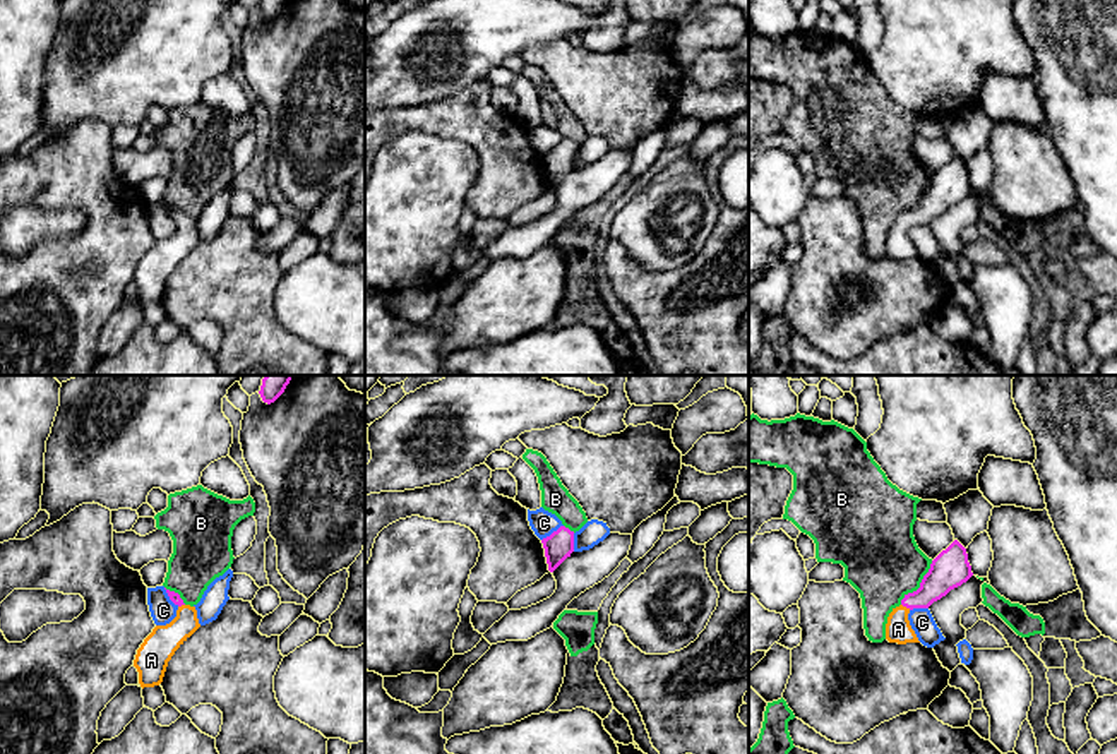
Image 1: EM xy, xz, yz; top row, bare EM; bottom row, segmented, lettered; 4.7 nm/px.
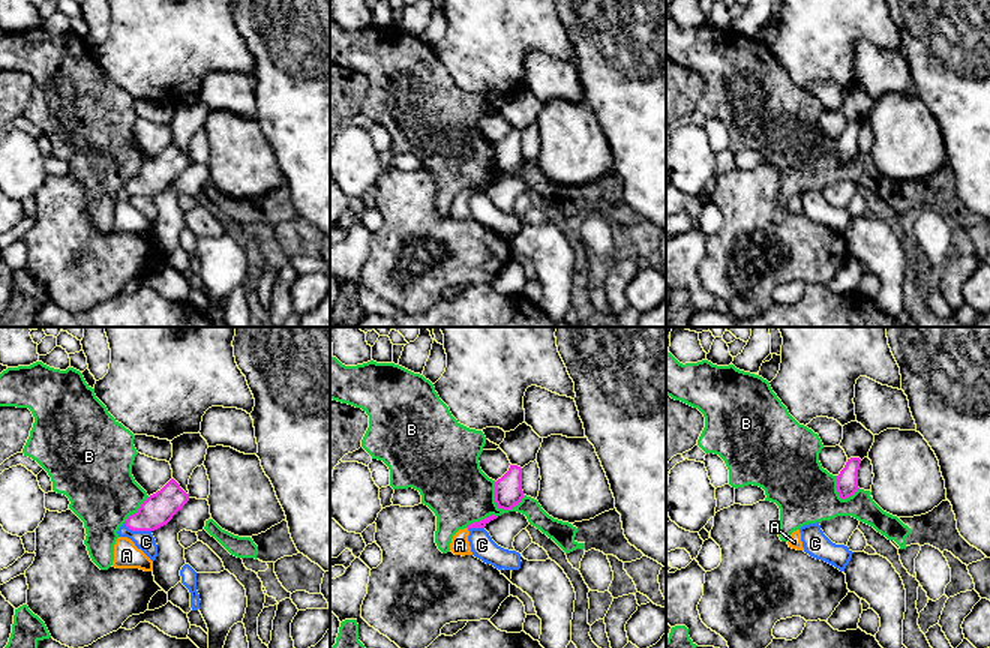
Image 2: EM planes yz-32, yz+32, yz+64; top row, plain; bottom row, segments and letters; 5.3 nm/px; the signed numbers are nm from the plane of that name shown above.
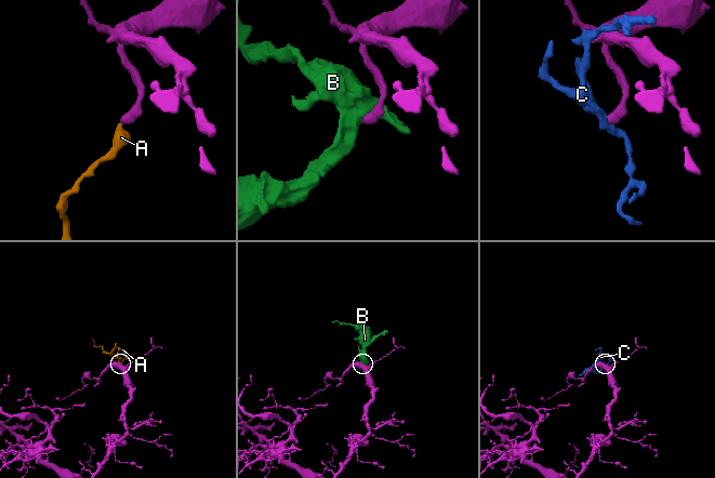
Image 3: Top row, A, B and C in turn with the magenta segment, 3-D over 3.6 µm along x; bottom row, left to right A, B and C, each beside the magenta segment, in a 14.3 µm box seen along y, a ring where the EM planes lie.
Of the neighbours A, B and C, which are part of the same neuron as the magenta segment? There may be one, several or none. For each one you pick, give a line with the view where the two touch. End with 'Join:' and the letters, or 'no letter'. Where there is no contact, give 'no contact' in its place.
A: meets magenta in yz
Join: A

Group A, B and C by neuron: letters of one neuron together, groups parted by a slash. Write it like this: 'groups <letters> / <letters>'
groups A / B / C

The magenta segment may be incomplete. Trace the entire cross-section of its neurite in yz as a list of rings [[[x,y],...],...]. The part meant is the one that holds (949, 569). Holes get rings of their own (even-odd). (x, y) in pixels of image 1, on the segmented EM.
[[[954,540],[930,564],[920,588],[905,595],[901,605],[893,608],[886,624],[886,639],[889,643],[906,644],[920,643],[910,625],[908,613],[913,608],[929,608],[934,601],[946,596],[951,589],[961,586],[973,576],[966,548]]]

